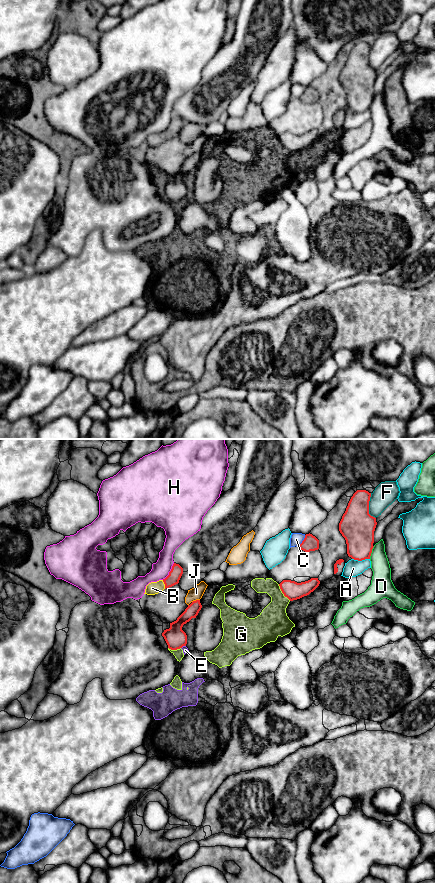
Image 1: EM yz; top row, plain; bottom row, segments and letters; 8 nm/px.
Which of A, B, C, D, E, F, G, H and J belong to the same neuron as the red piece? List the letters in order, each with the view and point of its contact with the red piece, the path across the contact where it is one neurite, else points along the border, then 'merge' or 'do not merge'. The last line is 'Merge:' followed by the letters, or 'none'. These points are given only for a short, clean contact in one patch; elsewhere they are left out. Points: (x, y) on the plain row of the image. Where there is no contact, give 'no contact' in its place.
A: contact yz (361, 112); do not merge
B: contact yz (164, 135); way yz (176, 124), (164, 135), (152, 140); merge
C: contact yz (302, 93); do not merge
D: contact yz (371, 104); do not merge
E: contact yz (183, 197); border yz (185, 197), (181, 200); do not merge
F: contact yz (368, 58); do not merge
G: contact yz (282, 144); do not merge
H: contact yz (169, 124); do not merge
J: contact yz (196, 152); do not merge
Merge: B

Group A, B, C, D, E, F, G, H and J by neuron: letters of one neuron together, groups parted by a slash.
A / B / C / D / E G / F / H / J

